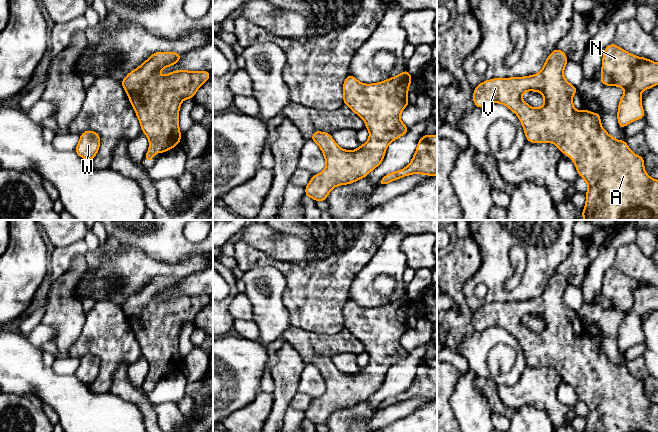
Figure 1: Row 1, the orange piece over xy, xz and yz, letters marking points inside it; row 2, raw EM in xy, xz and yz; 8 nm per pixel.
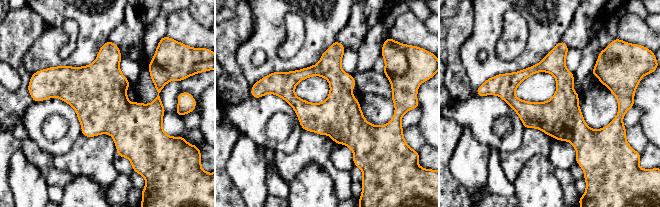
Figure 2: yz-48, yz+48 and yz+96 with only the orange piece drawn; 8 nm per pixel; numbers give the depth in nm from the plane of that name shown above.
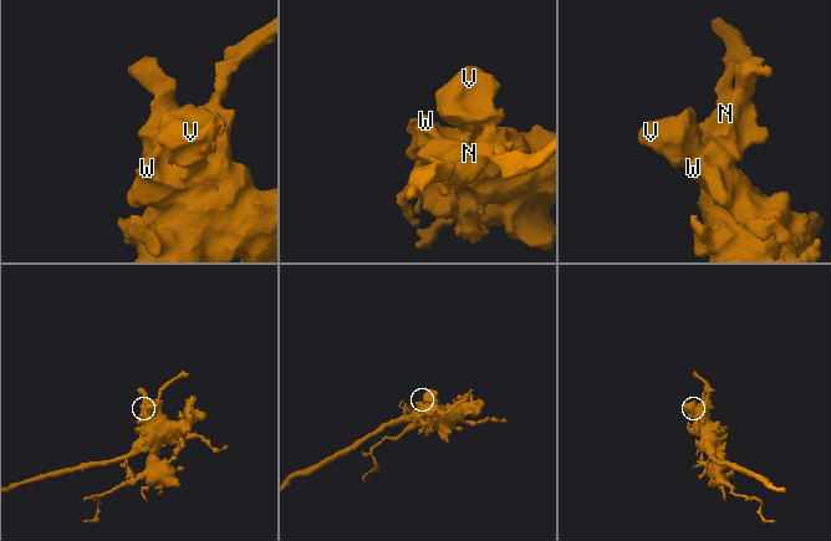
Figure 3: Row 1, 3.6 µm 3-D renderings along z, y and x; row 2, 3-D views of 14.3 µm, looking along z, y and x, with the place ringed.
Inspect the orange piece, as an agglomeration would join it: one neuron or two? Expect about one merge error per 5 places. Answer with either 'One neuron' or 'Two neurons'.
One neuron

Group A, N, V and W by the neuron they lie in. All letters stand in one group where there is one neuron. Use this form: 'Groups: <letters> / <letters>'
Groups: A N V W

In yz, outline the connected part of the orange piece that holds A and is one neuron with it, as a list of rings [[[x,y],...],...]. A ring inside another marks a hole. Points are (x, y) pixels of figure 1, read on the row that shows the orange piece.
[[[555,49],[546,59],[542,70],[534,75],[511,78],[494,78],[480,83],[473,92],[476,107],[483,108],[491,103],[505,105],[519,118],[526,140],[531,143],[554,143],[561,153],[571,156],[576,170],[587,183],[586,203],[581,215],[584,220],[658,220],[658,180],[651,178],[644,168],[643,156],[634,154],[625,141],[614,139],[601,126],[600,115],[588,110],[576,110],[572,96],[577,88],[564,78],[564,68],[567,64],[566,54]],[[527,91],[540,92],[544,98],[541,108],[533,108],[522,100],[522,94]]]

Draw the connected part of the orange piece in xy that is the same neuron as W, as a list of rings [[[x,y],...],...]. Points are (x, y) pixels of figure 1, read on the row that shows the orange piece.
[[[87,130],[80,135],[75,152],[88,162],[96,156],[99,147],[100,135],[97,132]]]

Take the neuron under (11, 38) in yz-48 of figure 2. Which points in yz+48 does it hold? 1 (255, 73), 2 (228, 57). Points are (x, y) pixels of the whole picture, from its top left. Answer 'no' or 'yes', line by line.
1: no
2: yes

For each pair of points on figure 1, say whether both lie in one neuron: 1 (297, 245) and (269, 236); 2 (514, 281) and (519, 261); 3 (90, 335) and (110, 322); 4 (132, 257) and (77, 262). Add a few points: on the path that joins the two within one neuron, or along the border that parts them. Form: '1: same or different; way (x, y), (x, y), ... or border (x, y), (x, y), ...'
1: same; way (290, 245), (278, 245), (276, 243)
2: same; way (516, 276), (517, 266)
3: same; way (95, 335), (105, 327)
4: different; border (88, 265), (88, 268), (76, 285)

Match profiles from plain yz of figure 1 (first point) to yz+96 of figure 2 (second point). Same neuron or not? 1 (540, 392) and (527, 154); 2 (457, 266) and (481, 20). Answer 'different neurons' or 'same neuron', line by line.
1: same neuron
2: different neurons

